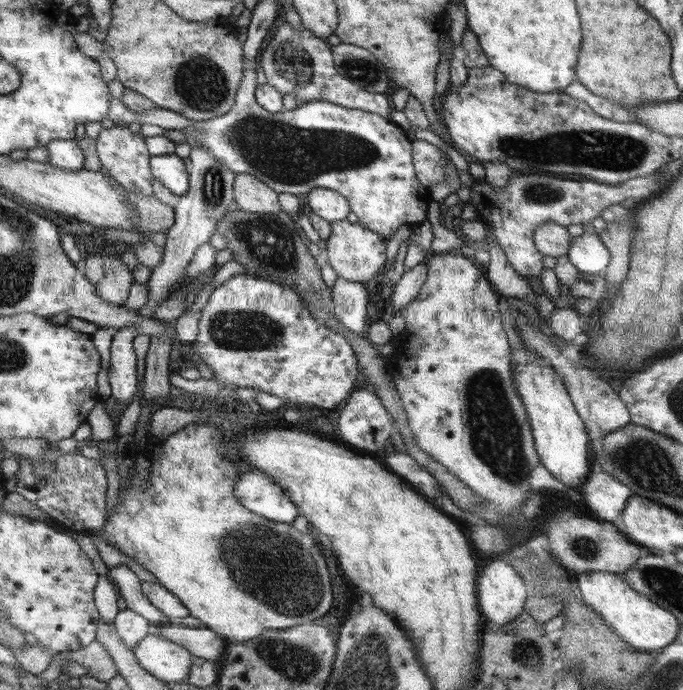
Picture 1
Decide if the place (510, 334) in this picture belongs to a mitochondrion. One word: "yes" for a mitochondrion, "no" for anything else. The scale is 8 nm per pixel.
no

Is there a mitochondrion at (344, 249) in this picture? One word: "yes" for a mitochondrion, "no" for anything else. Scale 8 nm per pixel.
no

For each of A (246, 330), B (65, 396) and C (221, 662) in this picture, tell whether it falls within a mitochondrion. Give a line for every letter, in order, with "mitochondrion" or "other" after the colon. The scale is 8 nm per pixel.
A: mitochondrion
B: other
C: other

